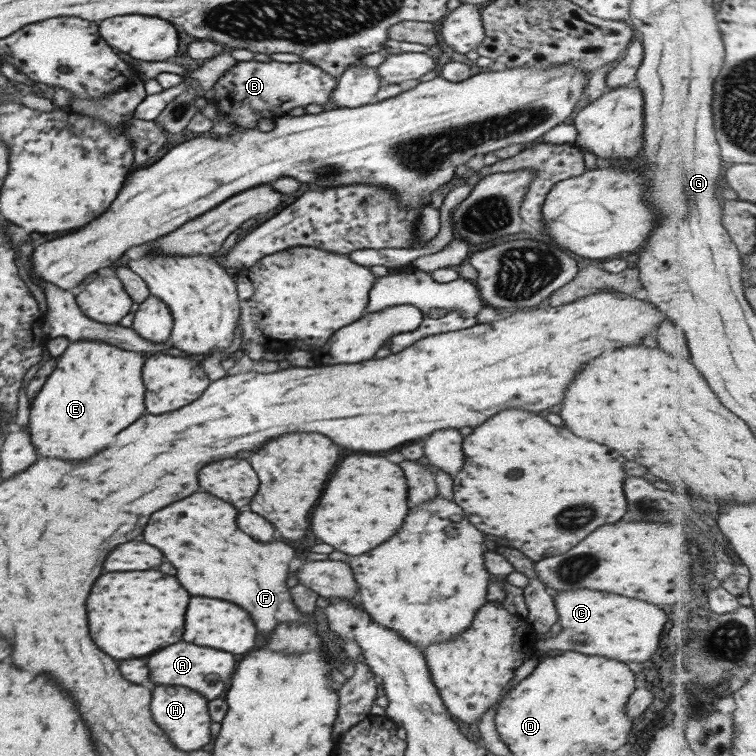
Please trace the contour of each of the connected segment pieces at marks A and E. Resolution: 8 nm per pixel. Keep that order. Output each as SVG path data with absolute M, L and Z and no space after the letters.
M185 642L171 644L163 650L157 650L147 658L147 670L149 670L149 682L155 684L171 684L171 686L185 686L189 690L199 692L207 701L217 699L229 686L235 658L229 652L217 652L203 646L193 646Z
M77 340L67 346L61 356L53 357L55 366L47 376L41 390L29 400L28 428L31 446L37 454L57 460L85 460L107 448L115 434L133 424L143 410L143 384L141 384L141 364L139 352L123 352L111 344L99 340Z

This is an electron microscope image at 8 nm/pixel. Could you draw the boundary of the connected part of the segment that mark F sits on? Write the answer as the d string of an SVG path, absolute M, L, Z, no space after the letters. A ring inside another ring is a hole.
M195 492L153 512L141 538L145 544L155 546L163 558L175 566L177 582L191 596L219 598L237 604L251 616L259 636L267 638L273 628L283 622L305 624L307 616L297 612L286 586L289 562L295 557L295 550L281 542L261 544L243 532L233 536L237 532L235 514L237 510L227 502L205 492Z

